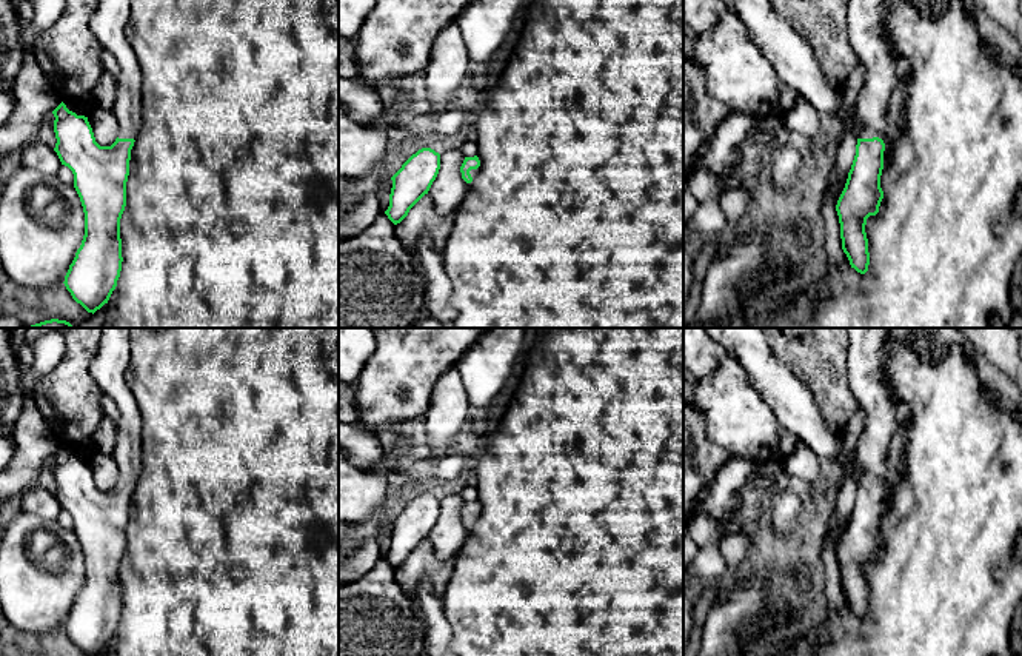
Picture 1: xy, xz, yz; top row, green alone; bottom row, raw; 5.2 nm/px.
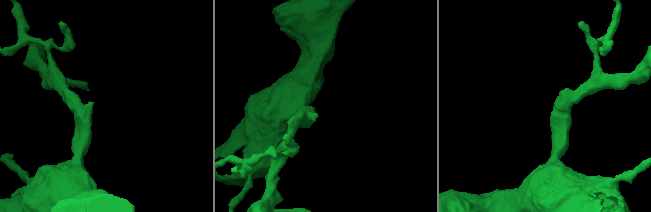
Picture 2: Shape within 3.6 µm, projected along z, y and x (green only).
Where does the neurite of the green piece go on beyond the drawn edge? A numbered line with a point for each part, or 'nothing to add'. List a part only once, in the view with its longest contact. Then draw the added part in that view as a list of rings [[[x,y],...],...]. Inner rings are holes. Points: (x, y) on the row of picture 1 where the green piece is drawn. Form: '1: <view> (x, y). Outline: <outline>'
1: yz (865, 19). Outline: [[[848,0],[847,31],[850,43],[867,68],[867,75],[856,99],[856,122],[860,139],[882,139],[890,129],[887,108],[891,91],[897,86],[902,62],[883,34],[887,0]]]

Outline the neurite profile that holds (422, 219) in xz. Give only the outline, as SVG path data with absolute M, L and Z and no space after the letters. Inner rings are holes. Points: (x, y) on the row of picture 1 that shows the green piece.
M425 194L408 213L408 216L394 226L397 239L402 242L403 248L409 253L412 263L425 283L425 276L420 269L420 262L417 256L417 245L423 236L433 240L436 253L442 256L446 239L453 228L451 214L439 214L434 203L428 194Z

